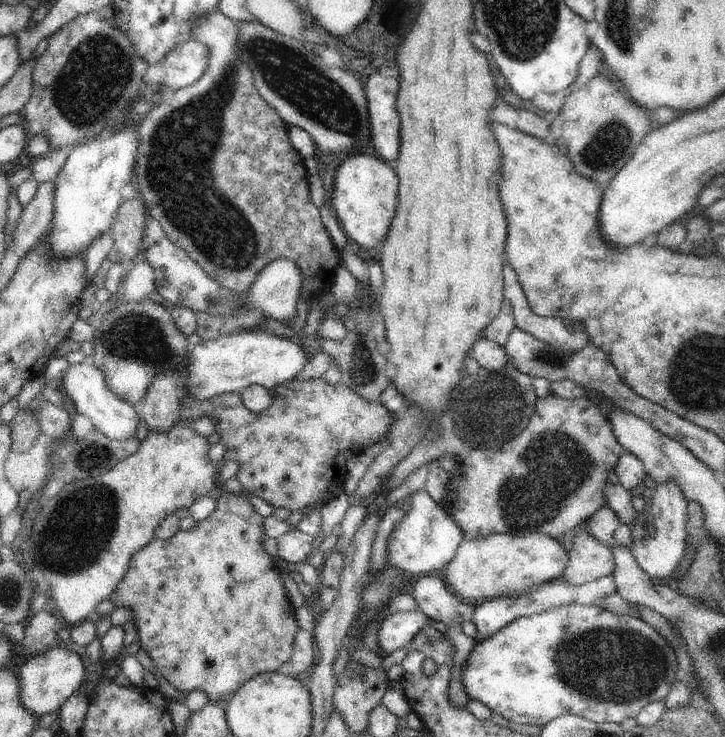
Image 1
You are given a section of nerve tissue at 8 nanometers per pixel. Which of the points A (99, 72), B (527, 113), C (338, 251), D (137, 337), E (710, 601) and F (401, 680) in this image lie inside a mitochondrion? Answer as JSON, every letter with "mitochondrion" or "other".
{"A":"mitochondrion","B":"other","C":"other","D":"mitochondrion","E":"other","F":"other"}

